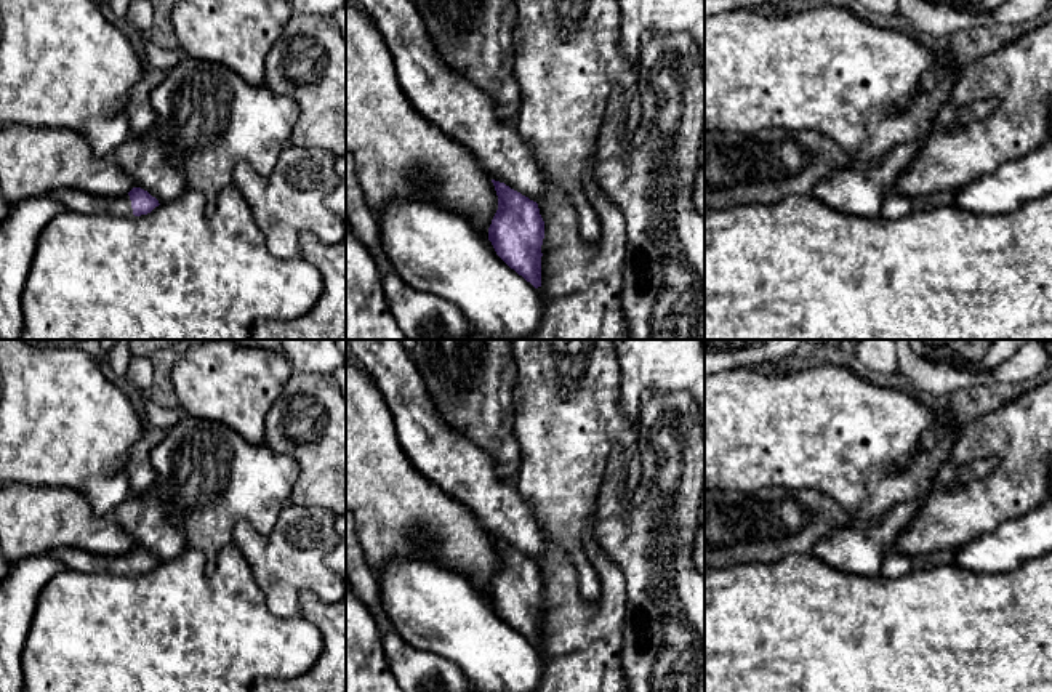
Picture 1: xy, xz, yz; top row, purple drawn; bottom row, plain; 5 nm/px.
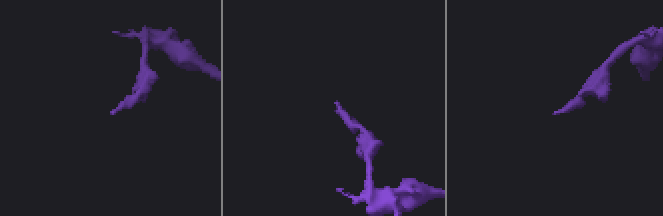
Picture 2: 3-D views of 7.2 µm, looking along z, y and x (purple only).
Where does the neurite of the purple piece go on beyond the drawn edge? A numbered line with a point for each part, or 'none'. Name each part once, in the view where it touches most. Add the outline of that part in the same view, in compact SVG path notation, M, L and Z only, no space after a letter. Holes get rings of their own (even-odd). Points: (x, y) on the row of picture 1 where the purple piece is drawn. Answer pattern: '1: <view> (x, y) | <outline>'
1: xy (120, 205) | M59 189L50 192L48 195L62 203L67 210L78 213L135 216L128 194L118 197L96 197L90 194L80 195L77 192Z

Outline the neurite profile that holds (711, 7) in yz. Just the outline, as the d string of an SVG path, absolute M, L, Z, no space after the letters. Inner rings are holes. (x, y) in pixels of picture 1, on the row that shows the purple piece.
M705 0L705 16L732 10L764 10L765 5L780 2L786 0Z

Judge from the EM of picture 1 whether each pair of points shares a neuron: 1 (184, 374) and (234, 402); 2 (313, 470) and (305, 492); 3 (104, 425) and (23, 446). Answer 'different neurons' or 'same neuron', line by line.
1: same neuron
2: same neuron
3: same neuron

